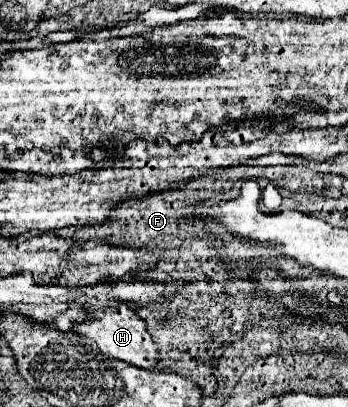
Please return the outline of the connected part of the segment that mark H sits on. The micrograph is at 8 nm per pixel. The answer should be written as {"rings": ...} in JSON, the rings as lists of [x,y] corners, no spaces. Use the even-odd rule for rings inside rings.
{"rings":[[[119,304],[119,306],[111,306],[105,308],[105,312],[101,312],[99,318],[93,318],[91,322],[83,322],[77,326],[77,332],[95,340],[99,350],[109,356],[109,358],[117,358],[123,362],[129,362],[137,368],[145,368],[145,370],[157,370],[159,364],[159,350],[157,344],[153,342],[151,334],[145,328],[145,322],[127,306],[127,304]]]}

